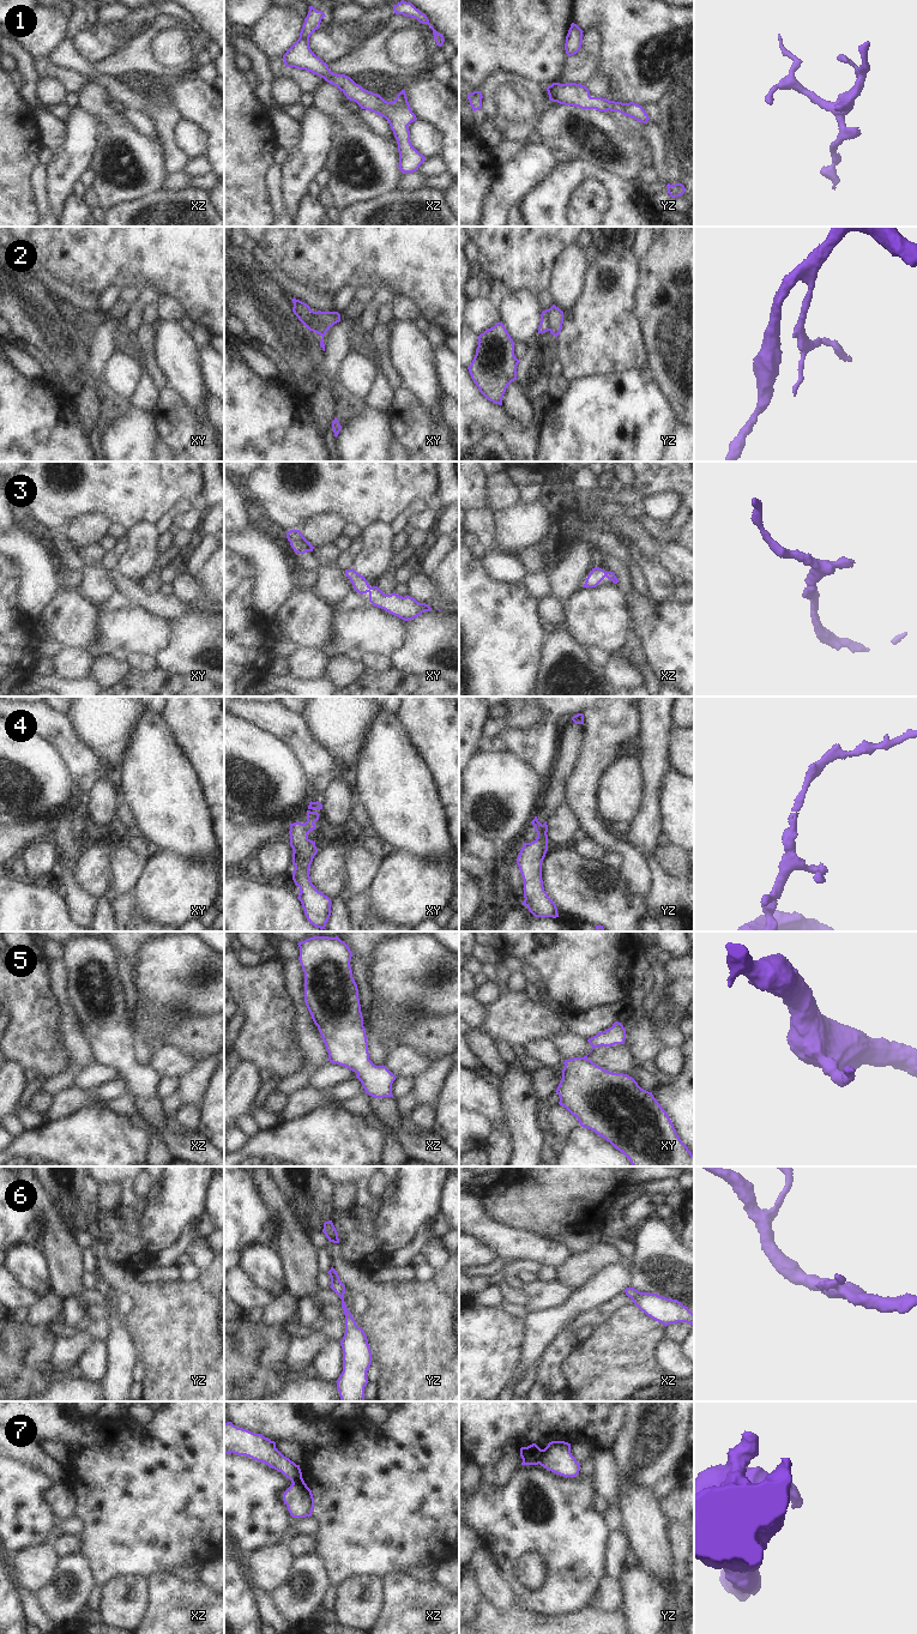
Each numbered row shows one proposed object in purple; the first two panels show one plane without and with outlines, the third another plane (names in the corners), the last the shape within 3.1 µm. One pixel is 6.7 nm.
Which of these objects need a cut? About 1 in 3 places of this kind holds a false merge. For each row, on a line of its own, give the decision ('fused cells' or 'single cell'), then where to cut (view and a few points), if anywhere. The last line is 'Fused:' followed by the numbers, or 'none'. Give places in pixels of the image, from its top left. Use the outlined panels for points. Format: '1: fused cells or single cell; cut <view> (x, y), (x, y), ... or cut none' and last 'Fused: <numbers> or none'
1: single cell; cut none
2: single cell; cut none
3: single cell; cut none
4: fused cells; cut xy (305, 822), (307, 833)
5: single cell; cut none
6: single cell; cut none
7: fused cells; cut yz (542, 1449), (538, 1463)
Fused: 4, 7

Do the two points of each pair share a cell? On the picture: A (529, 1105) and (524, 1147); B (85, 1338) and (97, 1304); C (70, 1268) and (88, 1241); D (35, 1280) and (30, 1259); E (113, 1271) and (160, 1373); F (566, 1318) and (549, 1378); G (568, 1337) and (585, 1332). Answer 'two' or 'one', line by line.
A: one
B: two
C: two
D: one
E: one
F: two
G: two

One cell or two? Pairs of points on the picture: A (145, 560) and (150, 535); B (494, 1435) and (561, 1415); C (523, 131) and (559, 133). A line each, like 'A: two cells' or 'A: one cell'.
A: one cell
B: one cell
C: two cells

